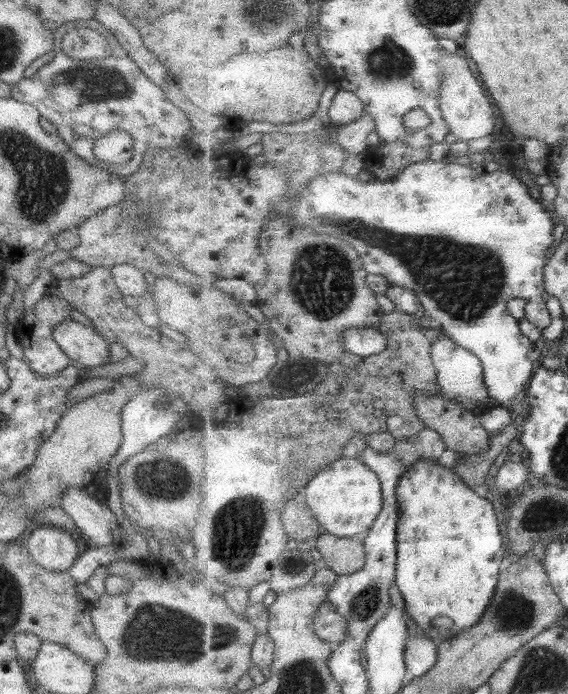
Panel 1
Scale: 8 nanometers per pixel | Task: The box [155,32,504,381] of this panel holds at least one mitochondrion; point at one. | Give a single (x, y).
(323, 282)

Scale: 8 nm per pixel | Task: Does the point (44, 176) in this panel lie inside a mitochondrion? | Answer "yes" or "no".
yes

